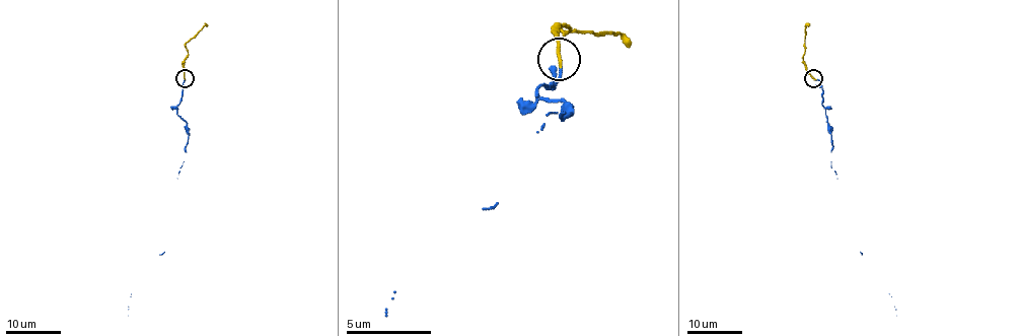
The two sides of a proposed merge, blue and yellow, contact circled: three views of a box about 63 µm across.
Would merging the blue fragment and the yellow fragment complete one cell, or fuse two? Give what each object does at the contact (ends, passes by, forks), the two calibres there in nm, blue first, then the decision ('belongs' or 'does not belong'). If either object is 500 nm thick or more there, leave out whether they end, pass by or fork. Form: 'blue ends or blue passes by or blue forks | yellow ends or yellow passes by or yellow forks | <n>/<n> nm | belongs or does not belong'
blue ends | yellow ends | 120/220 nm | belongs

